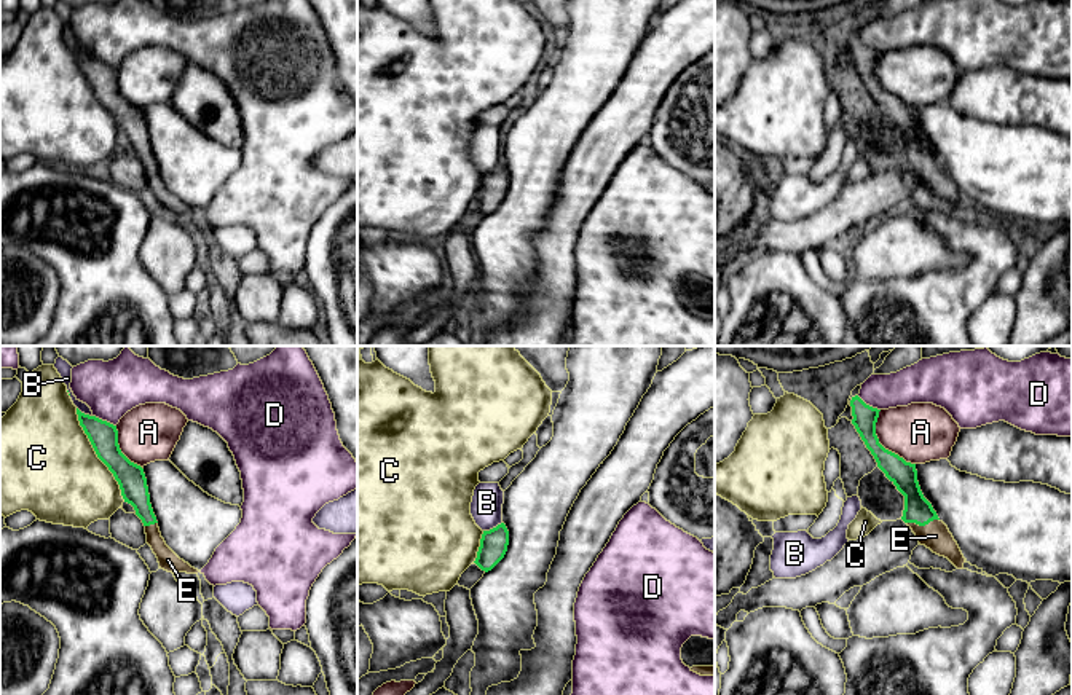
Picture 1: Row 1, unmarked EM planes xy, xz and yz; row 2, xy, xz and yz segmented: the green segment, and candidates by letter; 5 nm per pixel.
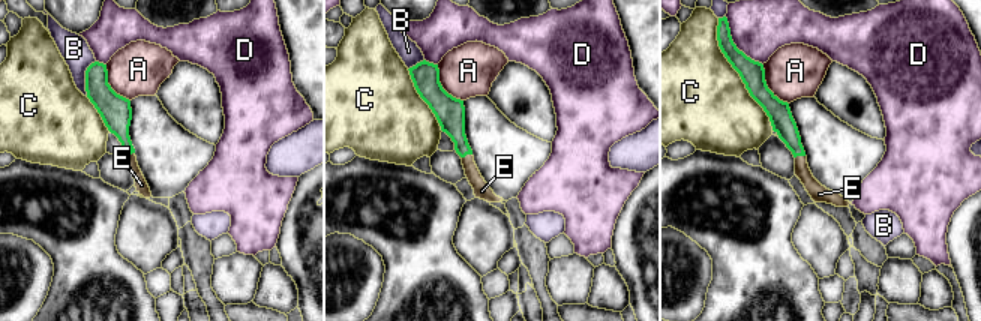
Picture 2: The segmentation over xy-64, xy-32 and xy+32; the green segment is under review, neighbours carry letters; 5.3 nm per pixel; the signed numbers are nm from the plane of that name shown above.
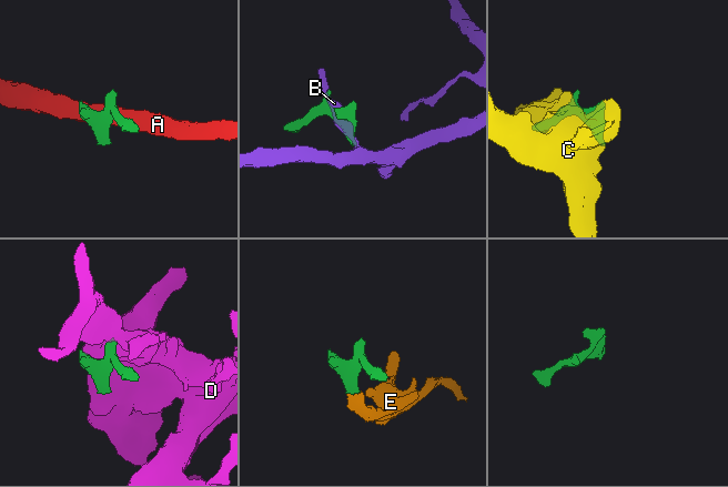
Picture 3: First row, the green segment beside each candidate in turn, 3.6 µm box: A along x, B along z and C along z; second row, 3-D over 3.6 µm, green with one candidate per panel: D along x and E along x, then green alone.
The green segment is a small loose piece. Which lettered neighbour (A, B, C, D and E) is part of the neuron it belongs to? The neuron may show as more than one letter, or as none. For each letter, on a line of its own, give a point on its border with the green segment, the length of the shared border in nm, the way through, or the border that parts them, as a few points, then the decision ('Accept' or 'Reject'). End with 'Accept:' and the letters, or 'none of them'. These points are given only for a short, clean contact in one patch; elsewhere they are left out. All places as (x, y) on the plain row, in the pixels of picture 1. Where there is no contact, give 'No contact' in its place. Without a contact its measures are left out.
A: Touches green at yz (879, 86). Shared border 340 nm. Reject
B: Touches green at xz (493, 171). Shared border 110 nm. Reject
C: Touches green at xy (96, 96). Shared border 550 nm. Reject
D: Touches green at xy (104, 64). Shared border 130 nm. Reject
E: Touches green at yz (922, 168). Shared border 170 nm. Path across: yz (918, 152), (922, 168), (935, 179). Accept
Accept: E

